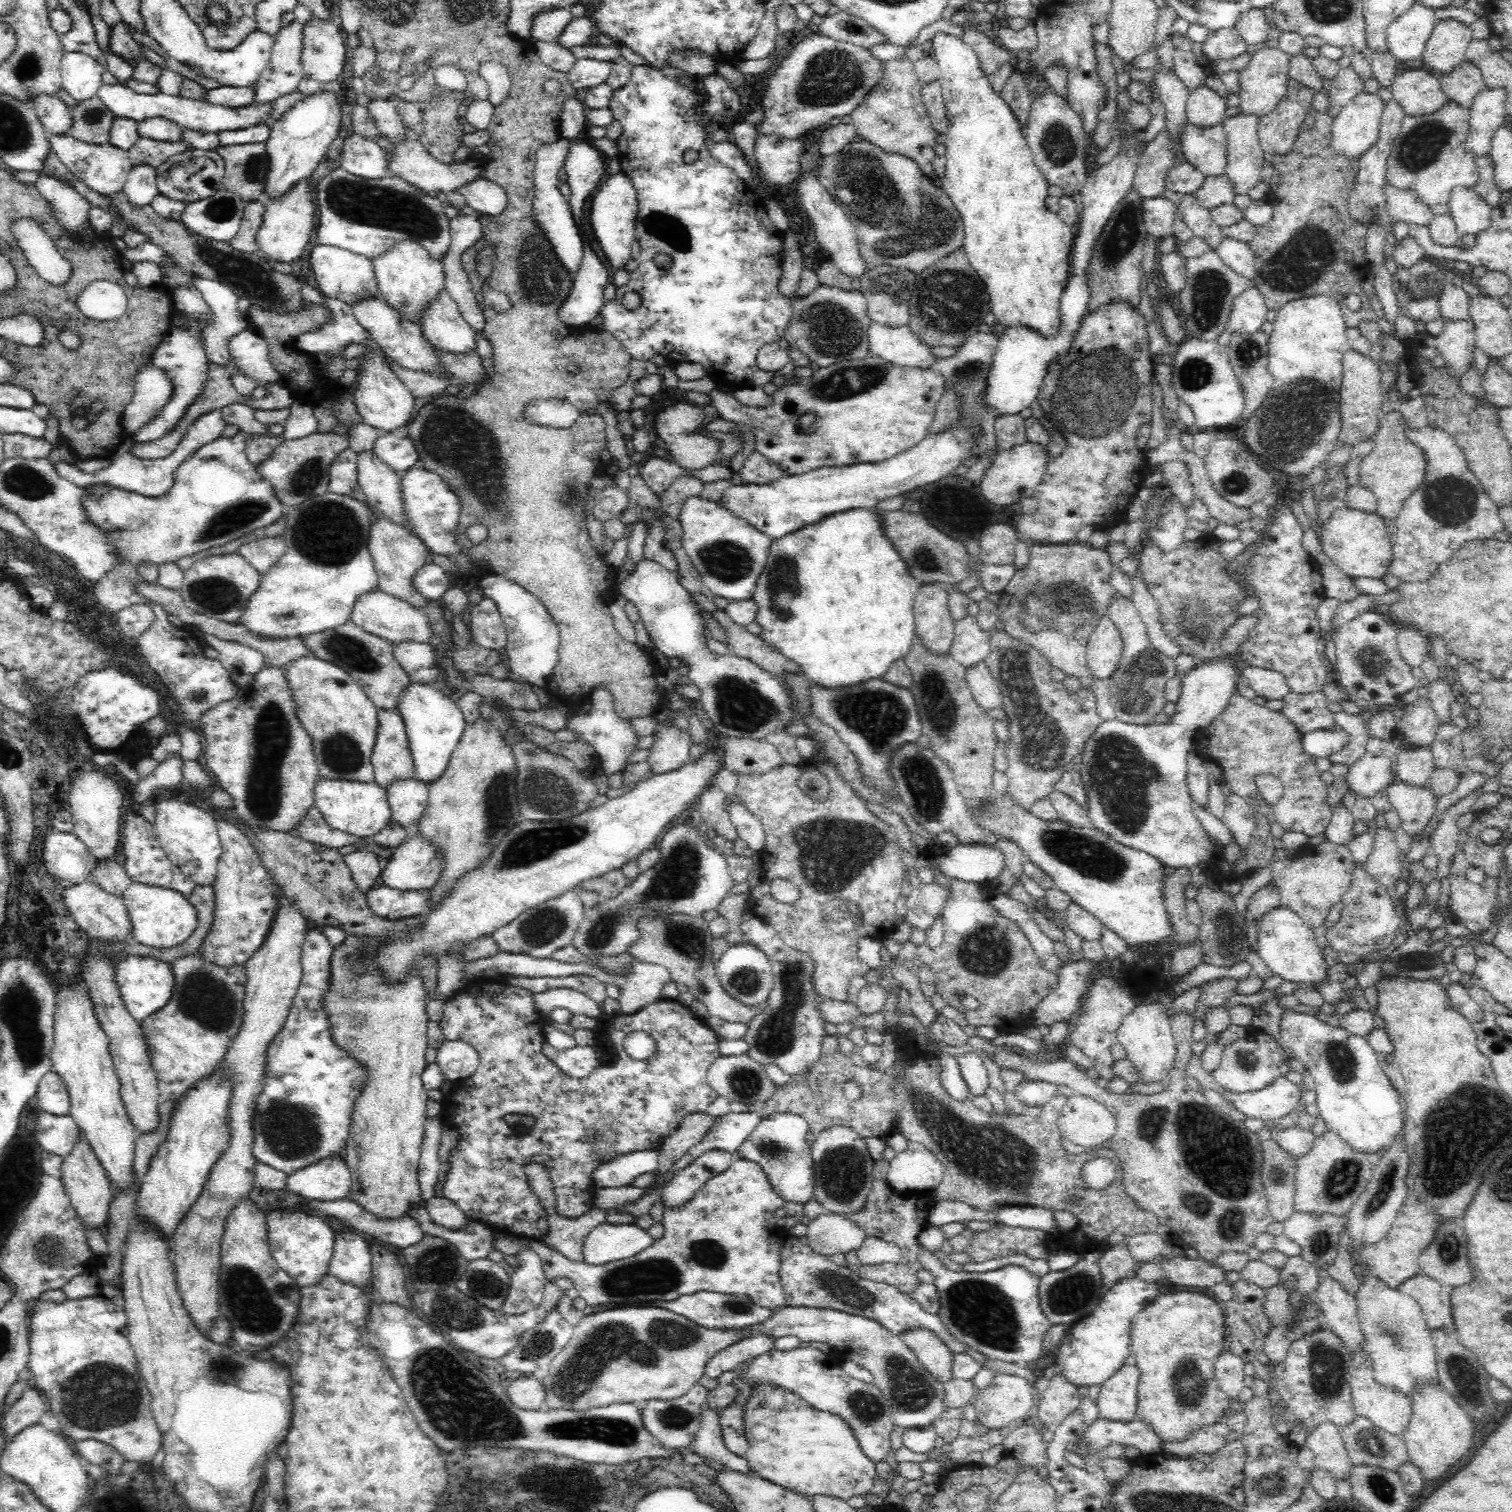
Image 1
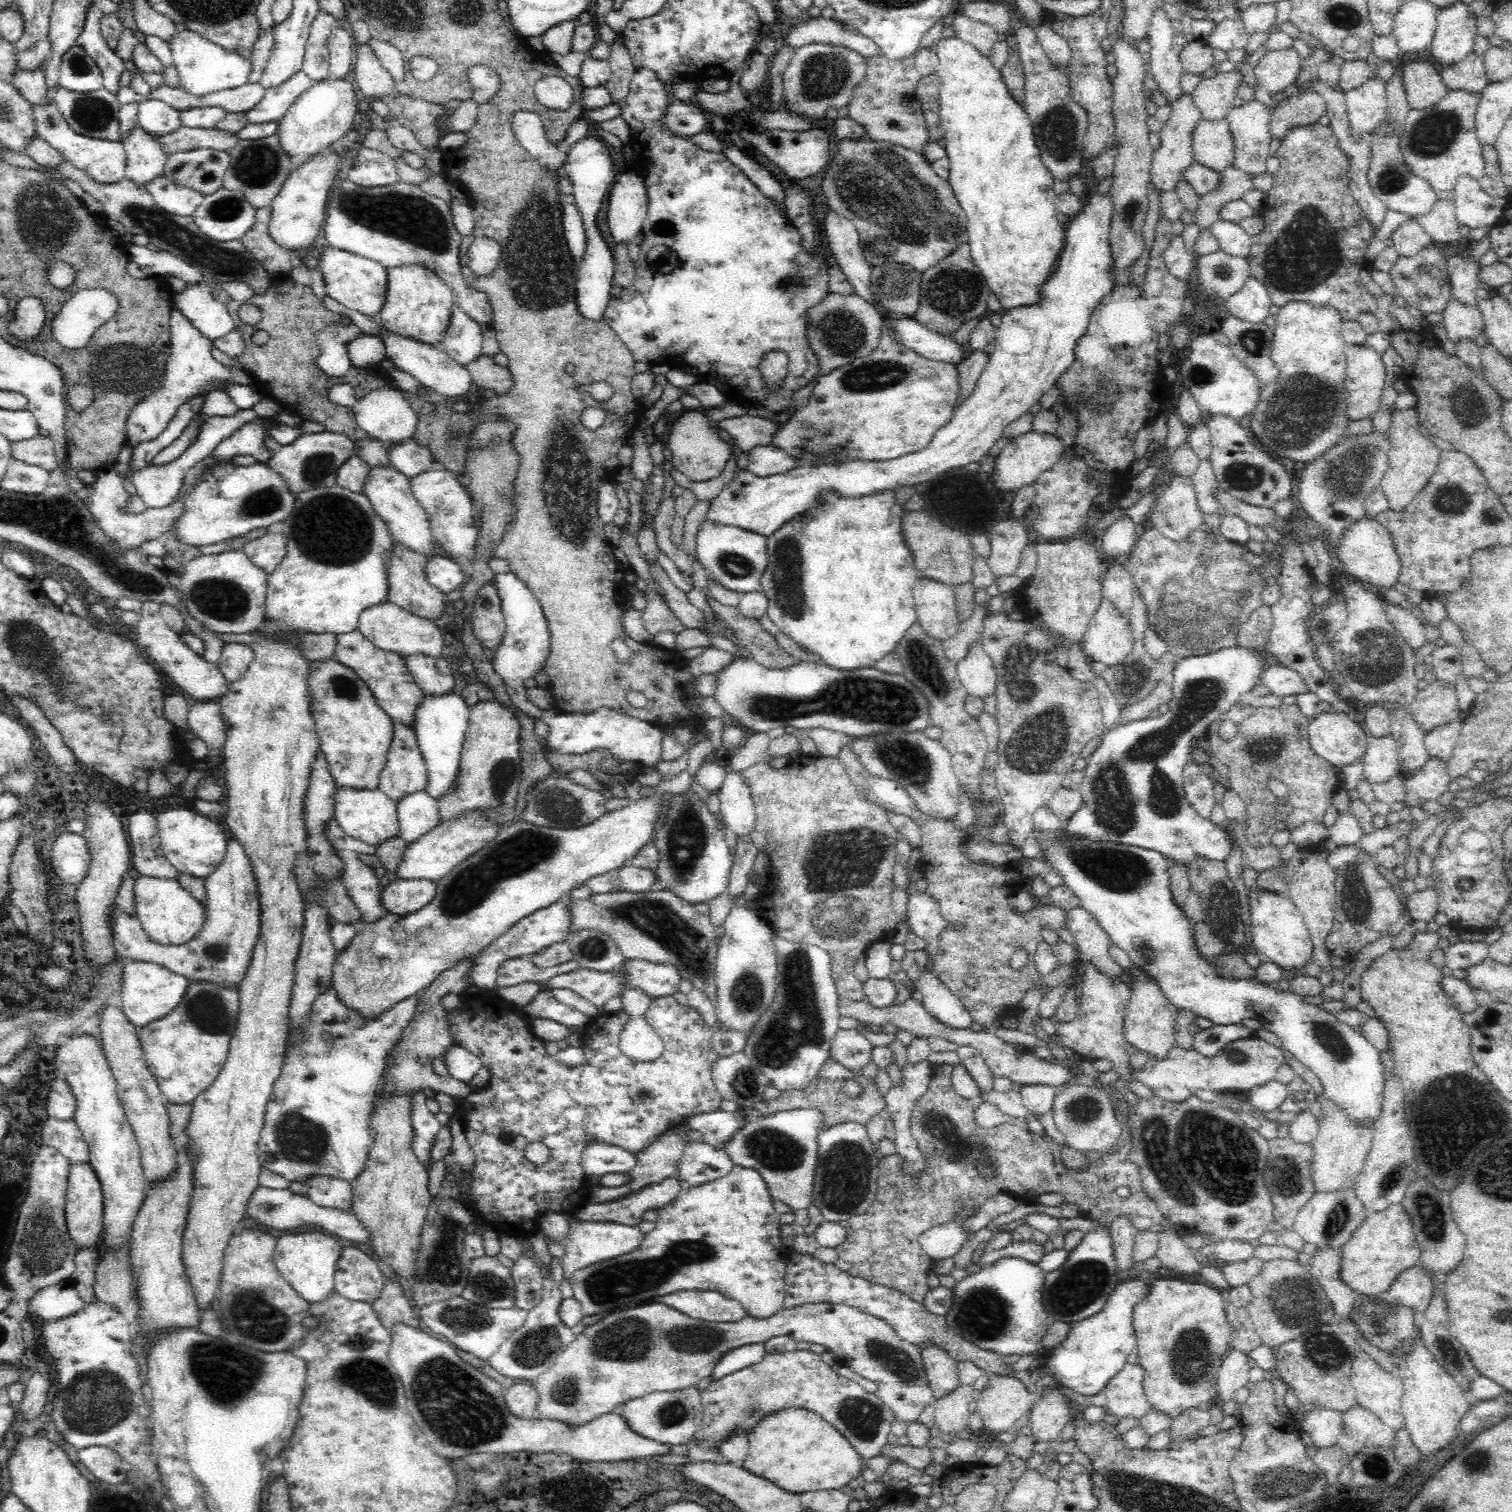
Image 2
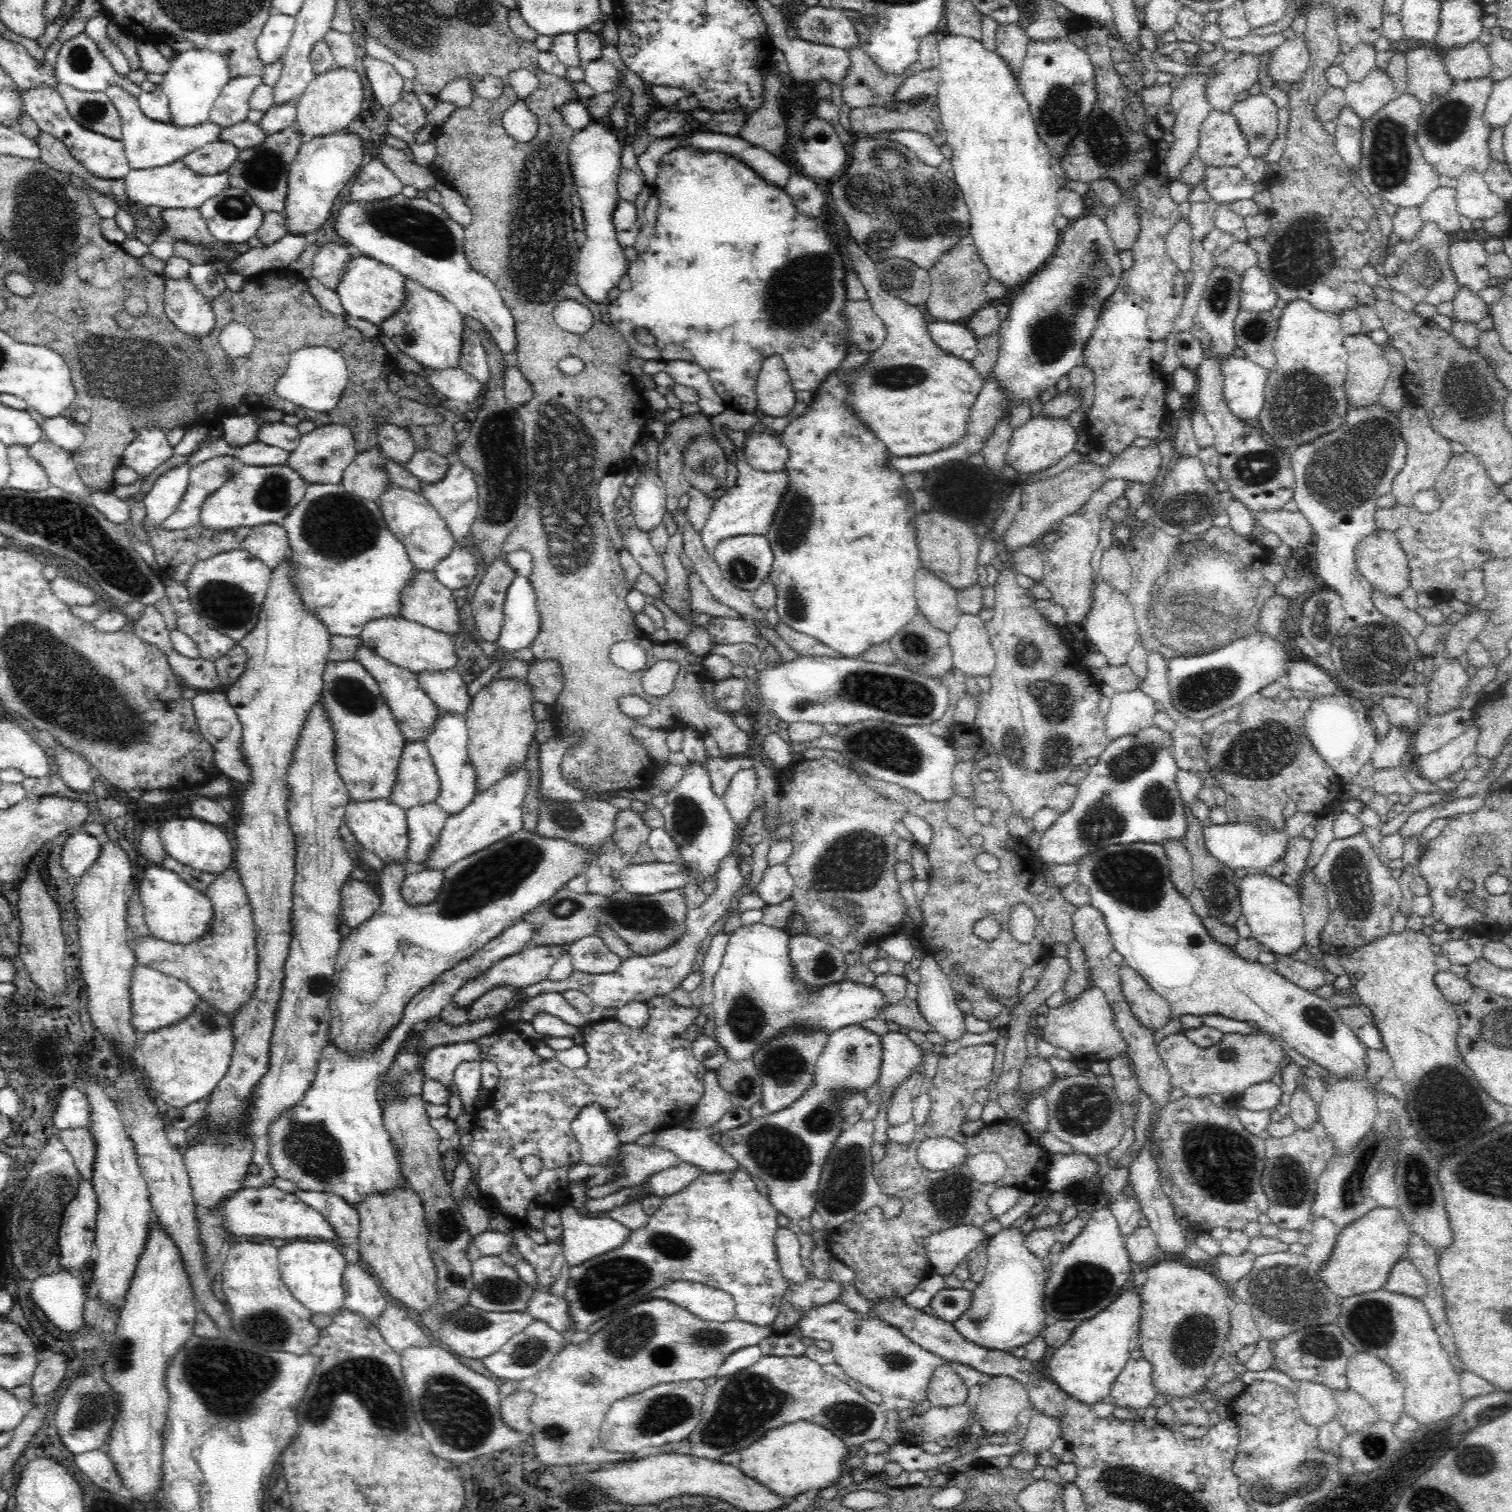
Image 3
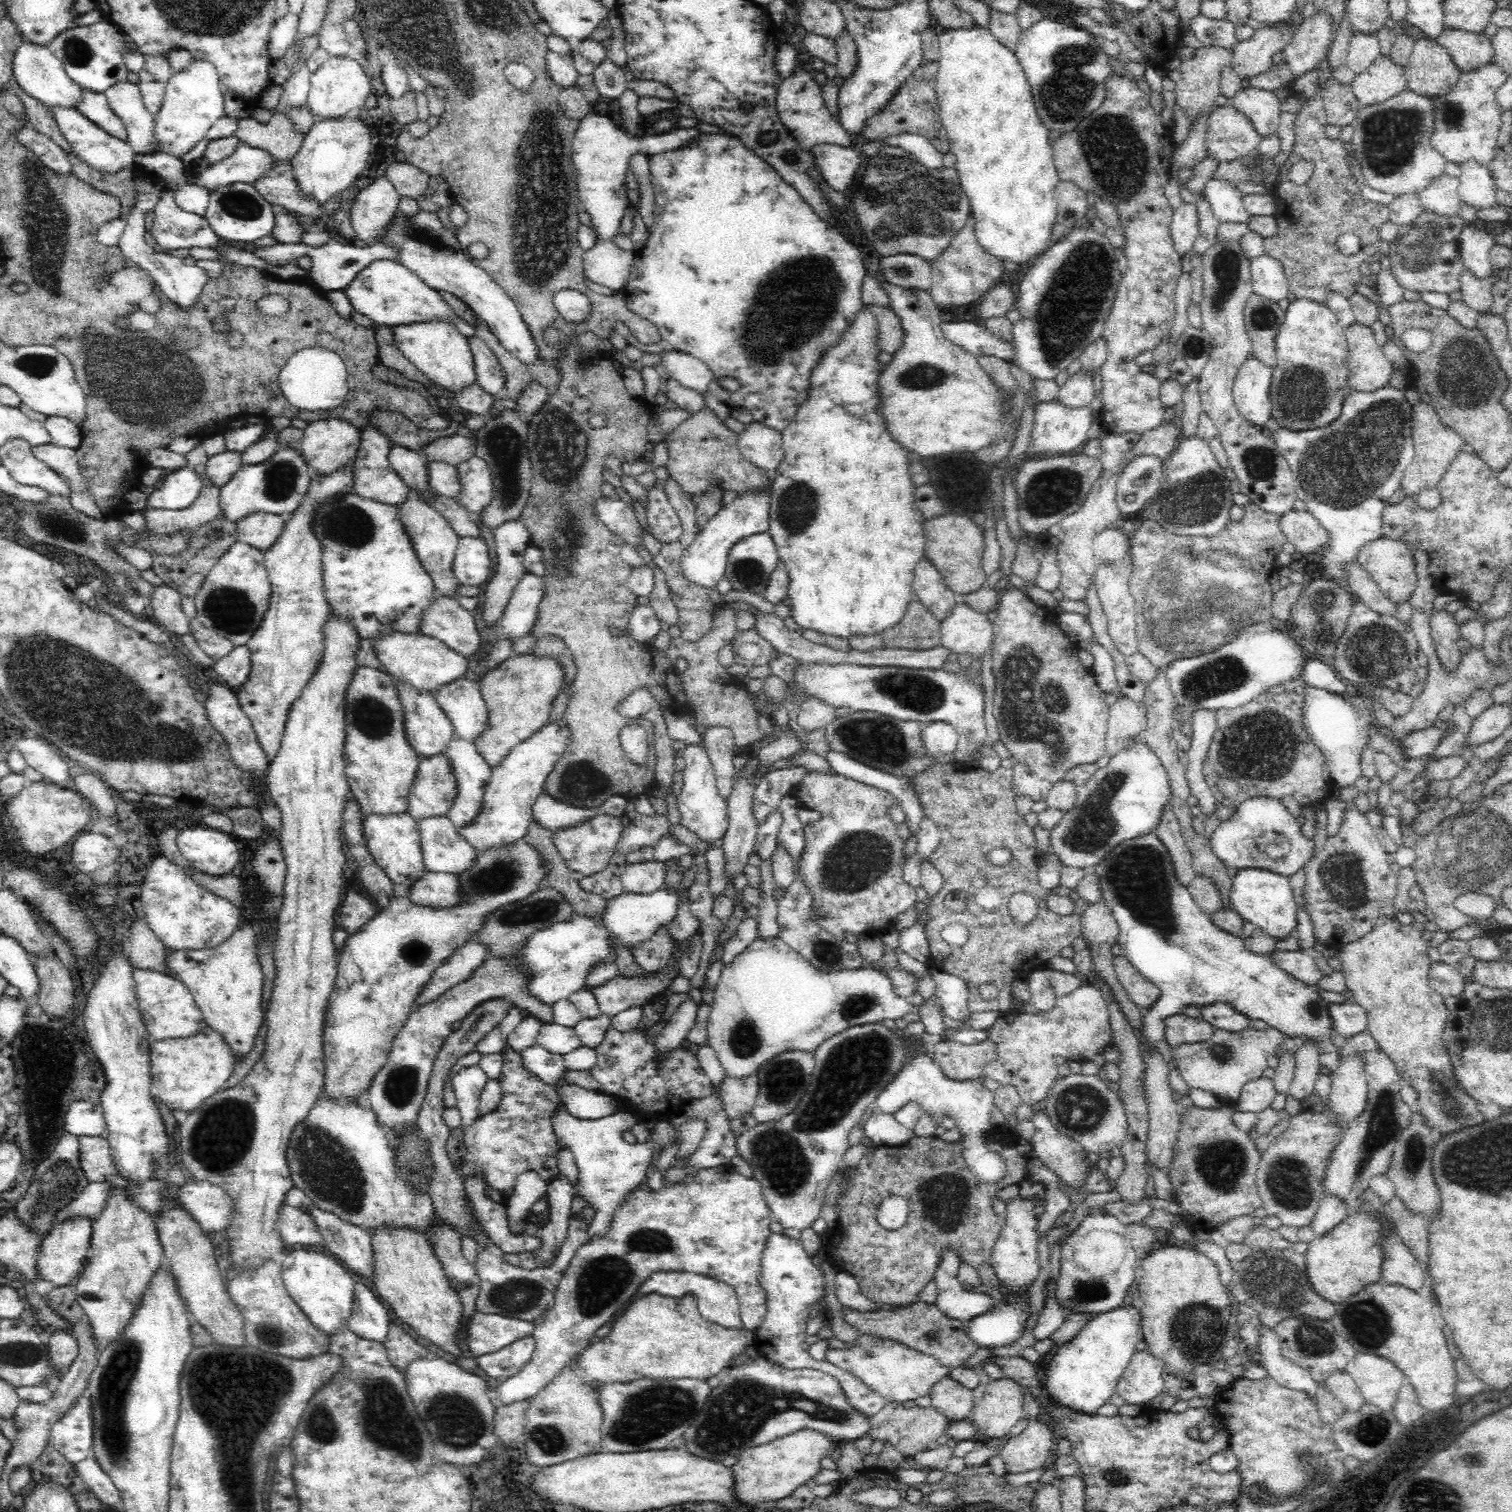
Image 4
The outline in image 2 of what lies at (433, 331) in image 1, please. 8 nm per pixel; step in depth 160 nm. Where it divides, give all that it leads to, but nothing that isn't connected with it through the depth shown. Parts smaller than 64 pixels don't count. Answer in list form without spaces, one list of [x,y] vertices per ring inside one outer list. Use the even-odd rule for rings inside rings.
[[[455,300],[450,307],[450,316],[447,327],[441,332],[442,342],[440,344],[441,349],[448,354],[454,361],[458,362],[462,367],[470,362],[474,362],[476,358],[480,358],[482,355],[482,342],[483,332],[481,331],[480,324],[478,324],[472,317],[468,316],[468,313],[464,313],[464,309],[458,305],[458,301]]]

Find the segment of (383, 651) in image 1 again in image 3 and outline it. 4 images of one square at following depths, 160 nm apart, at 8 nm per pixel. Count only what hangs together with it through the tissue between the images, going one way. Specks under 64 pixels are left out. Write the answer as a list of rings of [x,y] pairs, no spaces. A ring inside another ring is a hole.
[[[362,641],[356,644],[353,660],[360,663],[377,682],[380,696],[384,704],[388,706],[390,712],[395,716],[404,738],[406,740],[422,741],[434,724],[438,716],[438,709],[434,701],[420,688],[415,673],[407,668],[400,667],[400,665],[392,664],[392,661],[384,659],[383,656],[378,656]]]

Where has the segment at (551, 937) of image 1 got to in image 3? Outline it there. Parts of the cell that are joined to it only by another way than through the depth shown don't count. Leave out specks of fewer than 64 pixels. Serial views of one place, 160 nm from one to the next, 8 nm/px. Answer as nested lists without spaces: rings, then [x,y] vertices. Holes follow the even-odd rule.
[[[524,919],[516,921],[513,925],[484,944],[476,954],[460,962],[455,968],[444,972],[432,984],[425,986],[417,992],[404,1007],[399,1021],[386,1033],[386,1036],[376,1043],[369,1051],[346,1051],[334,1044],[328,1038],[321,1048],[321,1055],[317,1062],[315,1075],[308,1085],[307,1091],[297,1100],[292,1108],[286,1108],[278,1113],[276,1118],[267,1126],[267,1153],[265,1160],[275,1172],[276,1177],[292,1181],[298,1189],[310,1191],[334,1192],[355,1205],[364,1193],[383,1191],[394,1188],[400,1183],[400,1163],[398,1154],[393,1153],[390,1135],[383,1125],[383,1109],[381,1097],[378,1092],[378,1080],[388,1072],[392,1066],[402,1044],[415,1028],[432,1018],[438,1018],[442,1008],[454,1001],[454,996],[460,988],[470,980],[482,979],[496,964],[502,960],[522,952],[524,948],[534,945],[536,932],[543,928],[542,924],[530,923]]]

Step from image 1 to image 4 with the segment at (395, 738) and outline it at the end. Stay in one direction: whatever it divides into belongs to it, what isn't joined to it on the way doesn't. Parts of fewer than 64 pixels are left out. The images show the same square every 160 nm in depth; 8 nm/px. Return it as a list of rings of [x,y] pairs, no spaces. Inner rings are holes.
[[[417,754],[417,759],[418,766],[406,797],[405,811],[416,820],[425,816],[446,815],[455,795],[455,782],[450,774],[447,758],[441,754],[434,756]]]

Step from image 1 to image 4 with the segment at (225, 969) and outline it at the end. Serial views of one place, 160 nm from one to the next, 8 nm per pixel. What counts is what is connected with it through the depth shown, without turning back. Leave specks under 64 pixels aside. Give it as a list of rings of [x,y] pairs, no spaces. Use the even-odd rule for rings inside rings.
[[[206,1025],[196,1034],[187,1037],[172,1037],[163,1039],[151,1039],[149,1042],[150,1076],[151,1076],[151,1096],[160,1099],[163,1105],[168,1106],[173,1112],[192,1112],[199,1108],[210,1096],[216,1094],[221,1089],[224,1082],[230,1078],[234,1068],[235,1056],[232,1053],[227,1040],[218,1032],[214,1032],[212,1027]]]

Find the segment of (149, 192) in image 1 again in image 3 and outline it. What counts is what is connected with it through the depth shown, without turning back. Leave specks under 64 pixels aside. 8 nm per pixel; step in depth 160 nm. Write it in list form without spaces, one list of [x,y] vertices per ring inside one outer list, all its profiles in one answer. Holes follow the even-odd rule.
[[[118,83],[111,84],[105,93],[118,109],[121,120],[121,141],[131,170],[158,168],[180,161],[188,152],[194,152],[198,148],[203,148],[205,144],[216,141],[218,133],[222,130],[208,121],[188,126],[154,122],[144,116],[138,98],[130,96]]]

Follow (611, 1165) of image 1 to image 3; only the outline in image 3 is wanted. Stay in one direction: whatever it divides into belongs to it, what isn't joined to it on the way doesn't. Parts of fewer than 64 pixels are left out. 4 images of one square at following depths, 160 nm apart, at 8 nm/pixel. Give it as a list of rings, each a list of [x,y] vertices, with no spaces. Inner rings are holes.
[[[597,1107],[584,1110],[572,1122],[572,1132],[580,1147],[580,1160],[588,1166],[605,1166],[621,1156],[621,1142]]]

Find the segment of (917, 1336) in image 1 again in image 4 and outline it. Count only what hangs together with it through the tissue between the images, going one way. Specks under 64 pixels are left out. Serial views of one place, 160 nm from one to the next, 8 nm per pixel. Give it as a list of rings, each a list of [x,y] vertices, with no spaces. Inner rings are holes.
[[[944,1376],[930,1389],[931,1405],[953,1421],[969,1419],[973,1410],[972,1391],[962,1383]]]

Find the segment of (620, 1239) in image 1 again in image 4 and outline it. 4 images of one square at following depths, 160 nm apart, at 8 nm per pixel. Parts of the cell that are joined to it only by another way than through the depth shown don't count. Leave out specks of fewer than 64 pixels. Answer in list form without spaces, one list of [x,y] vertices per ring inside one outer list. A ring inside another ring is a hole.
[[[567,1111],[552,1118],[556,1135],[576,1157],[576,1164],[578,1164],[577,1194],[594,1206],[595,1214],[592,1222],[589,1223],[587,1232],[588,1241],[604,1238],[610,1232],[614,1212],[632,1190],[636,1190],[640,1184],[644,1183],[648,1166],[652,1164],[652,1160],[666,1148],[676,1146],[676,1144],[679,1147],[682,1144],[677,1127],[668,1121],[656,1122],[644,1142],[628,1143],[622,1138],[622,1132],[630,1131],[634,1124],[636,1121],[631,1114],[620,1111],[593,1121],[578,1120],[570,1116]]]

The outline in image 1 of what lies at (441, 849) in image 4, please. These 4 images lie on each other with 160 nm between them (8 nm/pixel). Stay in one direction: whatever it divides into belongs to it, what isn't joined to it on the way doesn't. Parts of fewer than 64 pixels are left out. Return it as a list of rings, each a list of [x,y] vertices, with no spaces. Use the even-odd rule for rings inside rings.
[[[415,776],[400,777],[385,786],[387,801],[391,808],[393,822],[408,826],[420,822],[428,796],[428,784]]]

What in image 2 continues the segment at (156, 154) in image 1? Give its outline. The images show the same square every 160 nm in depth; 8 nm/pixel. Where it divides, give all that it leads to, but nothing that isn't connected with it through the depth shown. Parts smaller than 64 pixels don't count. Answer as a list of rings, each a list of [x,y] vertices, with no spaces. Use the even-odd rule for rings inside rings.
[[[180,126],[174,132],[163,134],[155,140],[164,157],[199,149],[228,152],[236,141],[238,140],[232,132],[186,126]]]

